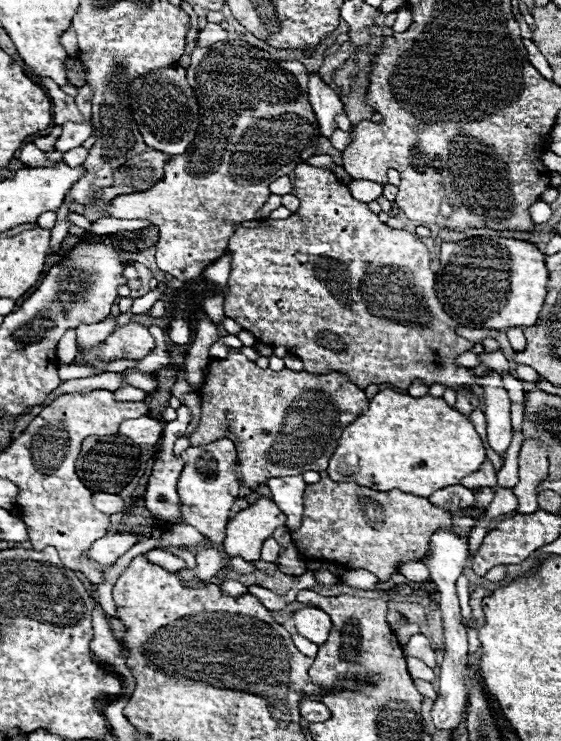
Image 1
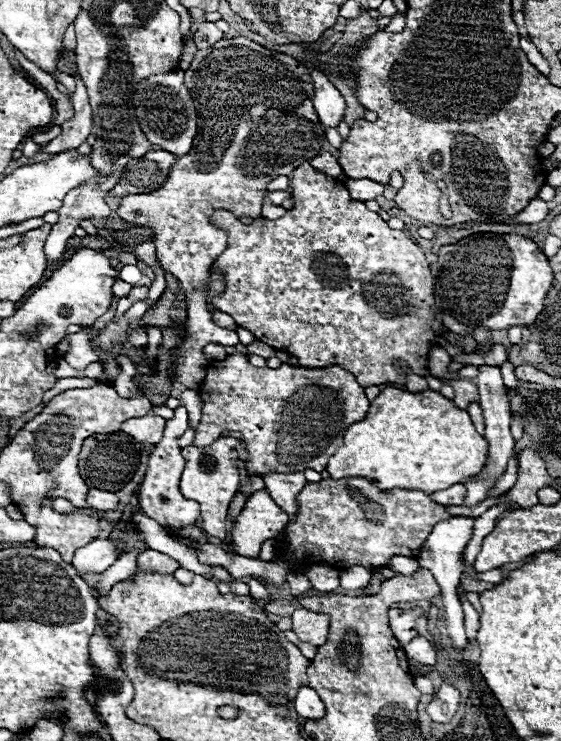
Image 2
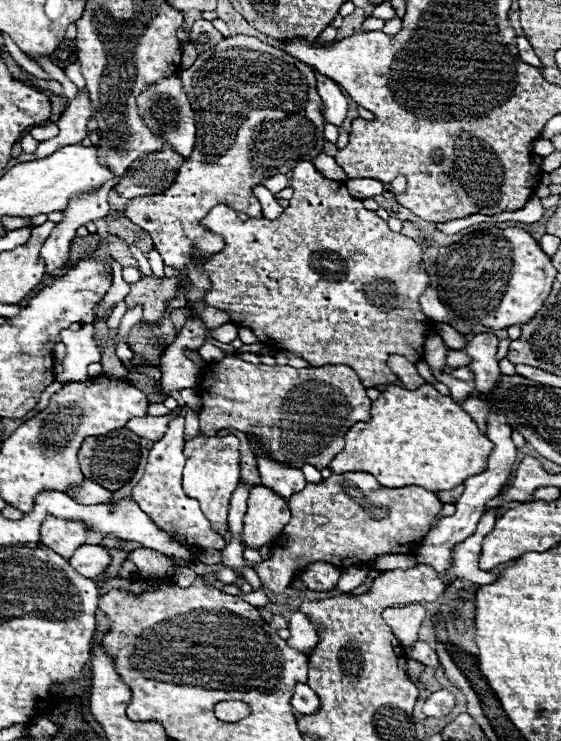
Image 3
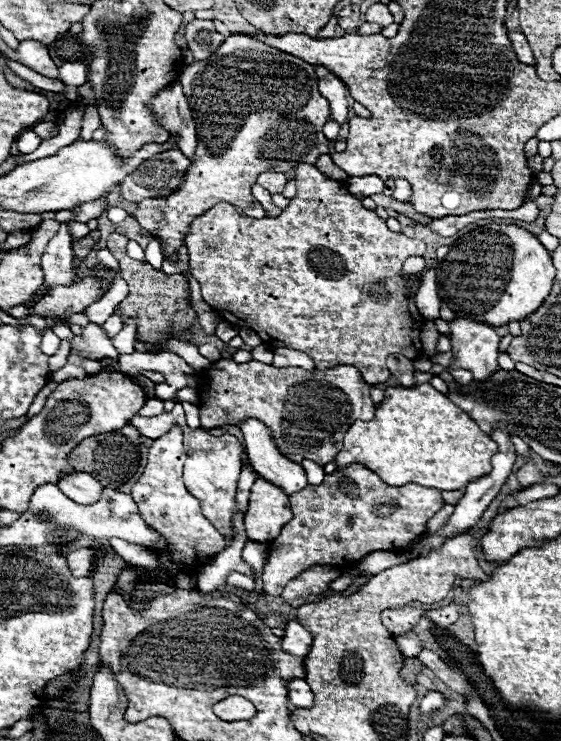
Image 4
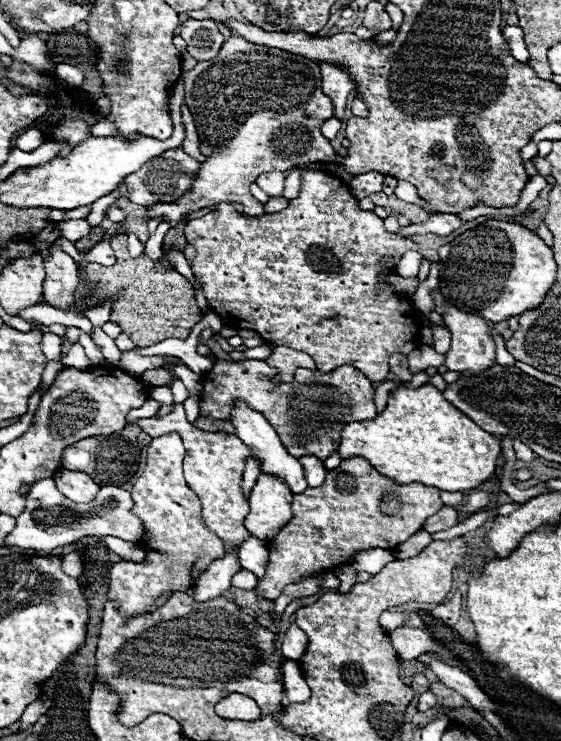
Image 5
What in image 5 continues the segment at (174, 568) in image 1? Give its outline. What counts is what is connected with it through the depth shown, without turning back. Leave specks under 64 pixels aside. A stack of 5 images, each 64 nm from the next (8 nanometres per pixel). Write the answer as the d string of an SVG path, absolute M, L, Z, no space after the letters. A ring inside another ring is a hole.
M114 536L104 538L104 542L106 542L106 546L108 546L108 548L110 548L114 554L118 554L122 560L142 562L142 560L144 560L144 556L146 556L140 544L126 542L126 540L120 540L120 538L114 538Z

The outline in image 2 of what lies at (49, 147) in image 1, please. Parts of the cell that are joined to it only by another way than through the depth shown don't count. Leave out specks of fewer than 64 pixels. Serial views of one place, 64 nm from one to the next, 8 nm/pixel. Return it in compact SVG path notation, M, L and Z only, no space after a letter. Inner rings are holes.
M52 126L50 130L46 130L46 132L34 132L34 142L38 144L38 146L42 146L42 144L46 144L46 142L50 142L52 138L56 138L60 134L60 126Z

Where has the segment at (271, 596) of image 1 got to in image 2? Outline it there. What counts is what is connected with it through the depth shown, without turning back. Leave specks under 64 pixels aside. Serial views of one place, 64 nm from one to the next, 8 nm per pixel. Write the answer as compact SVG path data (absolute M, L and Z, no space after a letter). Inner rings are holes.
M250 578L248 586L250 586L250 596L254 596L254 598L264 598L264 600L270 600L270 594L268 594L266 586L264 586L262 582L258 582L256 578Z

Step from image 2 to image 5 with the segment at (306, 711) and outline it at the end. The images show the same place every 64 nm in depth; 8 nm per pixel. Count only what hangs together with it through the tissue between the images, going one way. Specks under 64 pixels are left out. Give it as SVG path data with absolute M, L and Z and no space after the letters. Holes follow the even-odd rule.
M286 660L282 664L282 682L284 682L284 692L290 702L302 704L310 700L310 688L306 686L306 680L302 678L298 662Z

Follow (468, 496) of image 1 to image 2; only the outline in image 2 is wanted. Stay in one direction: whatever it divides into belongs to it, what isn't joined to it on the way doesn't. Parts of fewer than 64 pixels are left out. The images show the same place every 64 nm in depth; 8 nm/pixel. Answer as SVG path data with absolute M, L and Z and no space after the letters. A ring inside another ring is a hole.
M454 484L454 486L440 490L440 492L434 492L430 496L434 502L438 502L442 506L460 506L466 496L466 488L464 488L464 484Z

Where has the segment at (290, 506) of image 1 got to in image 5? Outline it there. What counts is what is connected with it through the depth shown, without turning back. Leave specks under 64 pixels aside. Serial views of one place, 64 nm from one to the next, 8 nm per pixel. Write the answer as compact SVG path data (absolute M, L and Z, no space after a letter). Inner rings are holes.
M238 400L238 402L234 402L234 406L232 406L230 422L232 422L232 426L236 428L236 436L242 438L242 442L246 442L246 444L250 446L252 458L262 460L262 470L264 470L264 472L276 474L278 478L282 478L284 482L288 482L288 486L290 486L292 492L298 492L298 490L306 490L306 488L308 488L308 484L306 484L306 480L304 480L302 464L300 464L294 456L286 454L286 448L282 446L282 442L280 442L276 430L266 422L266 418L264 418L262 414L258 414L256 410L250 410L250 406L246 406L246 402Z

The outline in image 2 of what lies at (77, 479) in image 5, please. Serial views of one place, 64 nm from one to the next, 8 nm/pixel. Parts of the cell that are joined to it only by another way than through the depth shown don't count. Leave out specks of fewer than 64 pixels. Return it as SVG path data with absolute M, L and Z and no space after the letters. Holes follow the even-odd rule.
M90 488L88 494L86 494L86 502L92 506L92 508L98 508L98 510L114 510L118 506L118 498L116 494L112 492L106 492L106 490L100 490L100 488Z

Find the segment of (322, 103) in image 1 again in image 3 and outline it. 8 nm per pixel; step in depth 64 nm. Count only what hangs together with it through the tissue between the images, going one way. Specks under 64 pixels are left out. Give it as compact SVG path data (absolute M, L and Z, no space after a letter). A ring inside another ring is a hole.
M316 72L316 80L318 80L318 94L324 102L324 120L328 124L342 126L346 118L346 110L348 110L346 96L342 94L340 86L334 80L322 76L320 72Z

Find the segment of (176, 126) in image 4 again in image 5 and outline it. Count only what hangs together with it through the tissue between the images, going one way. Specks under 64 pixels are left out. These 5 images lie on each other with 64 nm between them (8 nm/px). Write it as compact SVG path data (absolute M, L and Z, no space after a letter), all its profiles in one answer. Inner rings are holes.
M182 106L182 120L184 120L184 126L186 126L186 138L184 138L184 144L182 144L182 150L186 154L190 154L192 158L204 162L206 156L200 152L200 138L198 138L198 132L196 132L196 126L194 126L194 118L190 114L190 110L186 106Z

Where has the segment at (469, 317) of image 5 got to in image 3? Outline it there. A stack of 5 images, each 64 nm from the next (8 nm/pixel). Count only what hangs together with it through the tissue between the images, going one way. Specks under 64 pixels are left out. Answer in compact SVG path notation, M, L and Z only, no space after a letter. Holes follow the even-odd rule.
M480 332L480 334L462 334L466 338L466 348L462 348L464 354L472 358L468 368L476 376L476 390L480 394L490 394L490 390L496 386L500 378L500 368L496 360L498 350L498 338L492 332Z

